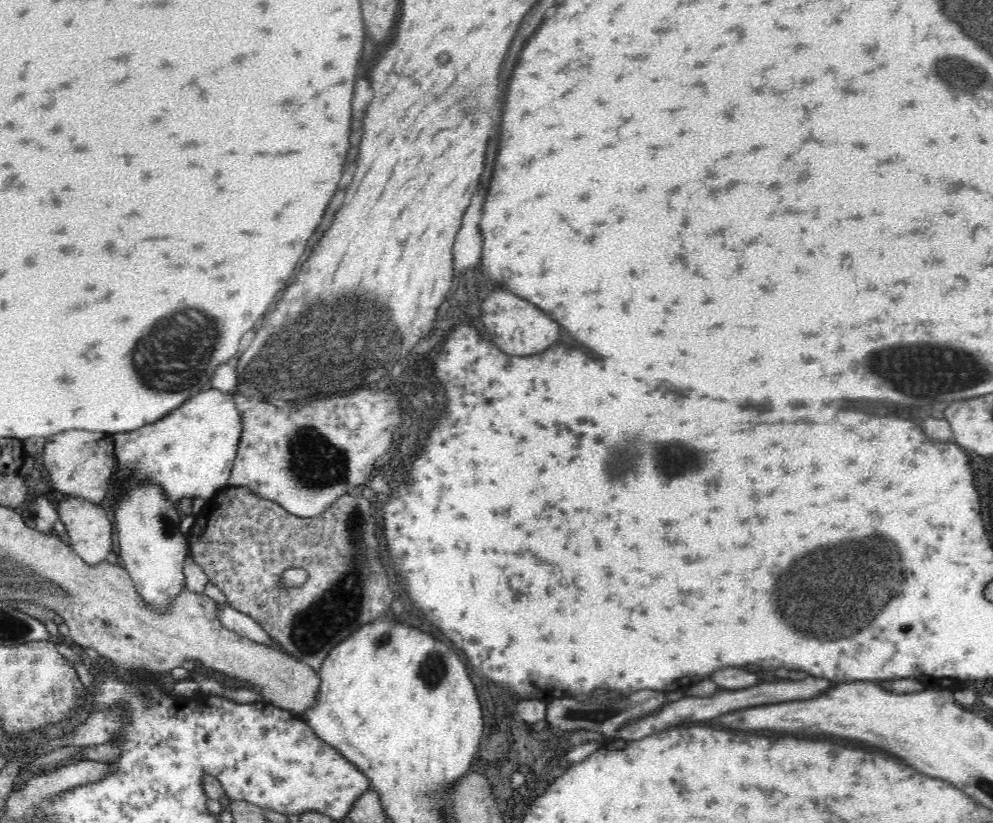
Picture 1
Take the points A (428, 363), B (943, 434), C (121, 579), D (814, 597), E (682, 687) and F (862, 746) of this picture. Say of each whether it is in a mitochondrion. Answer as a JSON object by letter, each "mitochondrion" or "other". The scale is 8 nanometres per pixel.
{"A":"other","B":"other","C":"other","D":"mitochondrion","E":"other","F":"other"}

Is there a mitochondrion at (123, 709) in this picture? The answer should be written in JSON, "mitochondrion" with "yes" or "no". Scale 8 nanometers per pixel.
{"mitochondrion":"no"}

